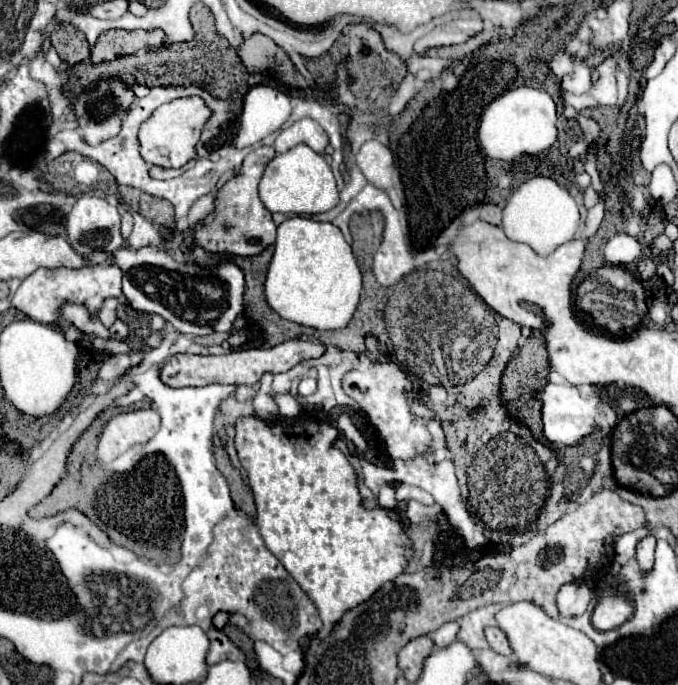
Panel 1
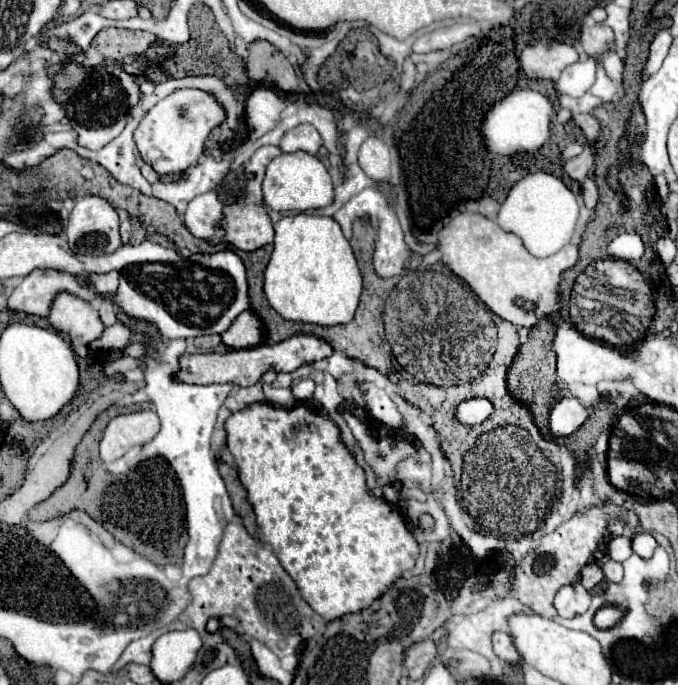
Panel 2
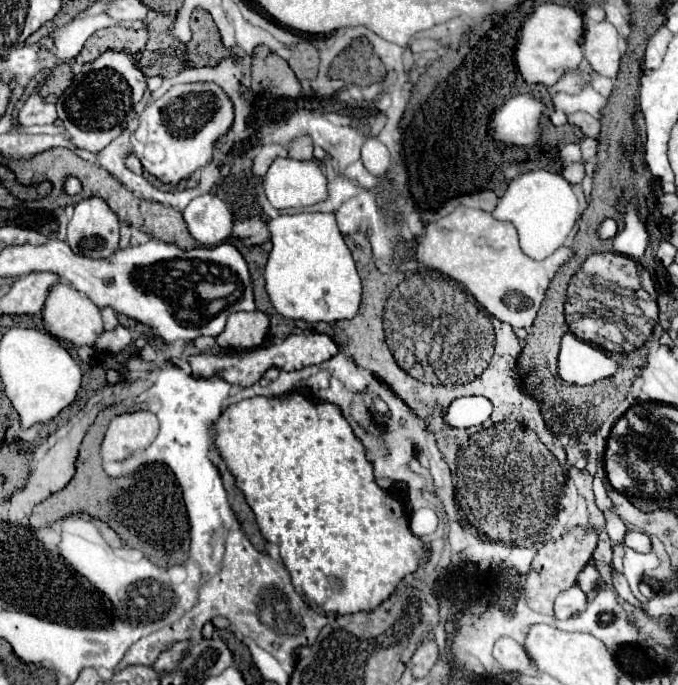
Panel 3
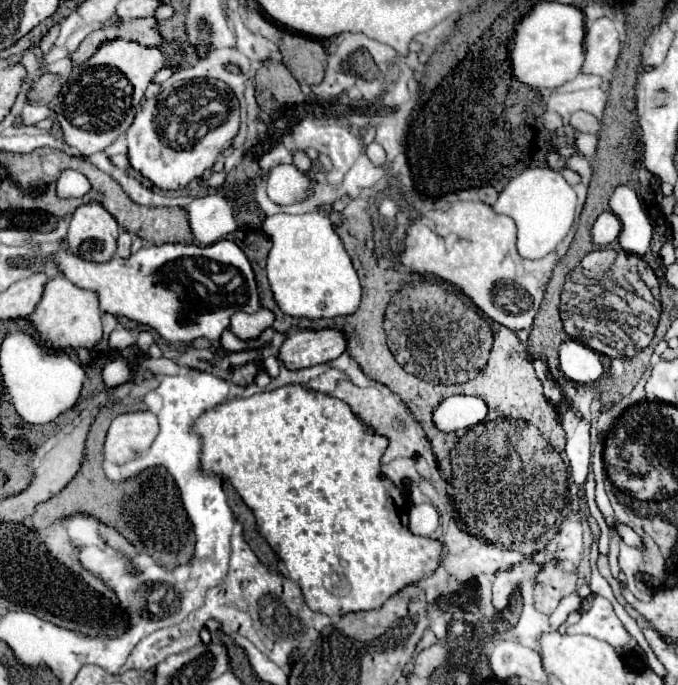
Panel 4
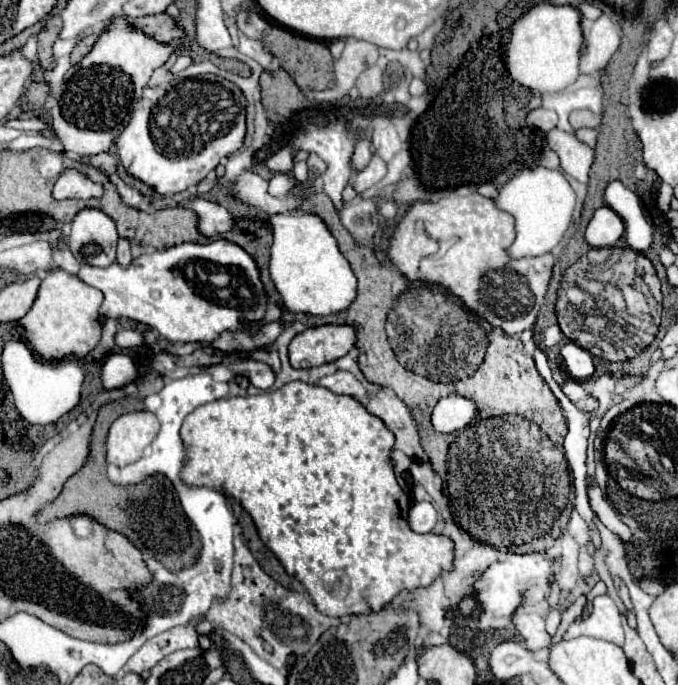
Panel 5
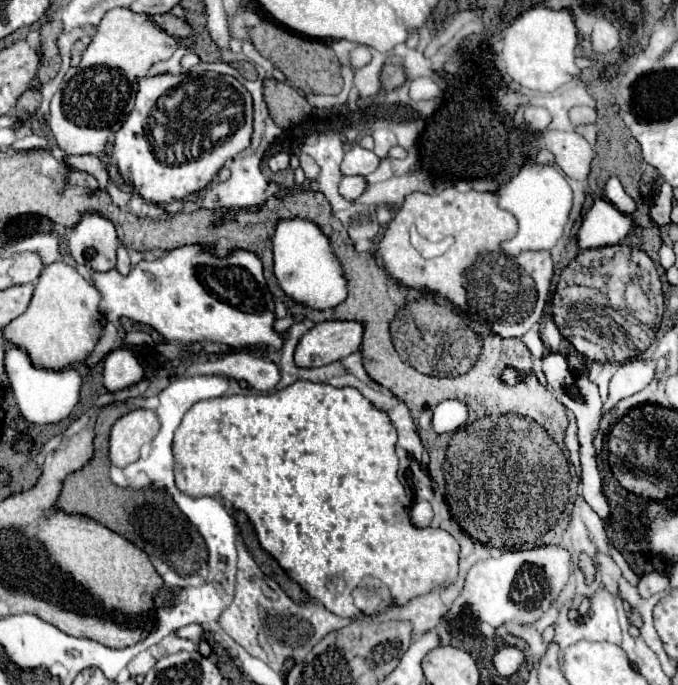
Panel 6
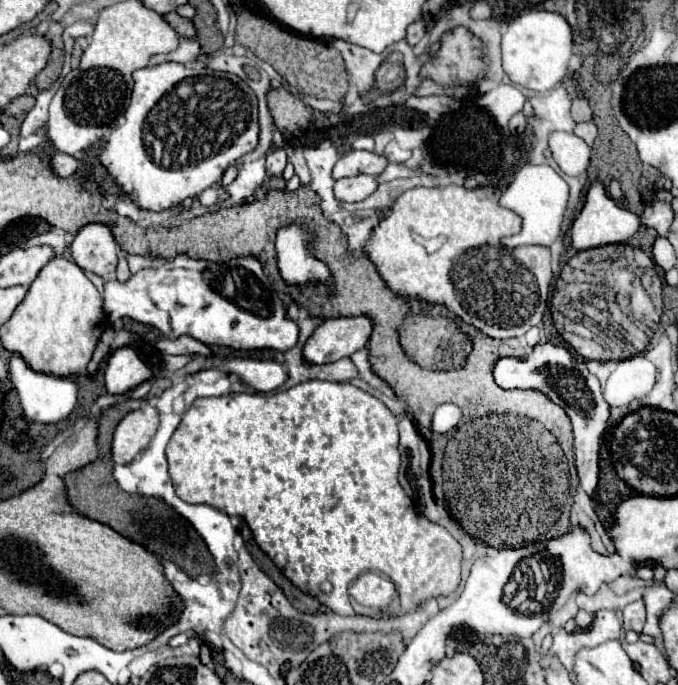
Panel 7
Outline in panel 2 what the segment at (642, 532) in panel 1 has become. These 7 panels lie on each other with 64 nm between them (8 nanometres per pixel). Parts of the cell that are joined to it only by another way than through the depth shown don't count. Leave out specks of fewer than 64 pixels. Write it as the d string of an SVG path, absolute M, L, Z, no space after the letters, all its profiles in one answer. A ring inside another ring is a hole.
M618 536L610 540L612 546L608 546L608 550L612 552L610 558L616 562L624 562L628 556L632 556L632 538L628 536Z

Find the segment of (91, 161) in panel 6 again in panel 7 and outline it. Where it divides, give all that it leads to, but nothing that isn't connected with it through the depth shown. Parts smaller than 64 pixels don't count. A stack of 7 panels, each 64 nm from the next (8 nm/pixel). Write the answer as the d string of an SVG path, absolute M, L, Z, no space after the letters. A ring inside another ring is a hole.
M56 154L56 156L52 156L52 168L56 170L56 174L60 174L60 176L70 176L70 174L74 174L76 170L80 170L82 166L86 166L86 162L84 160L78 160L78 158L74 158L74 156L68 156L68 154Z

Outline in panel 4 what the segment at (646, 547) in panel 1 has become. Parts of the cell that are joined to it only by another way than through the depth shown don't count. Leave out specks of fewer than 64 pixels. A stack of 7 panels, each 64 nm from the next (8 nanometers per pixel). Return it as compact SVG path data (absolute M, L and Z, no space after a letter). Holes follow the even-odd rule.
M618 524L616 530L618 530L618 534L622 536L624 544L634 546L634 548L642 548L642 538L640 538L632 528L628 528L628 526L624 526L624 524Z

